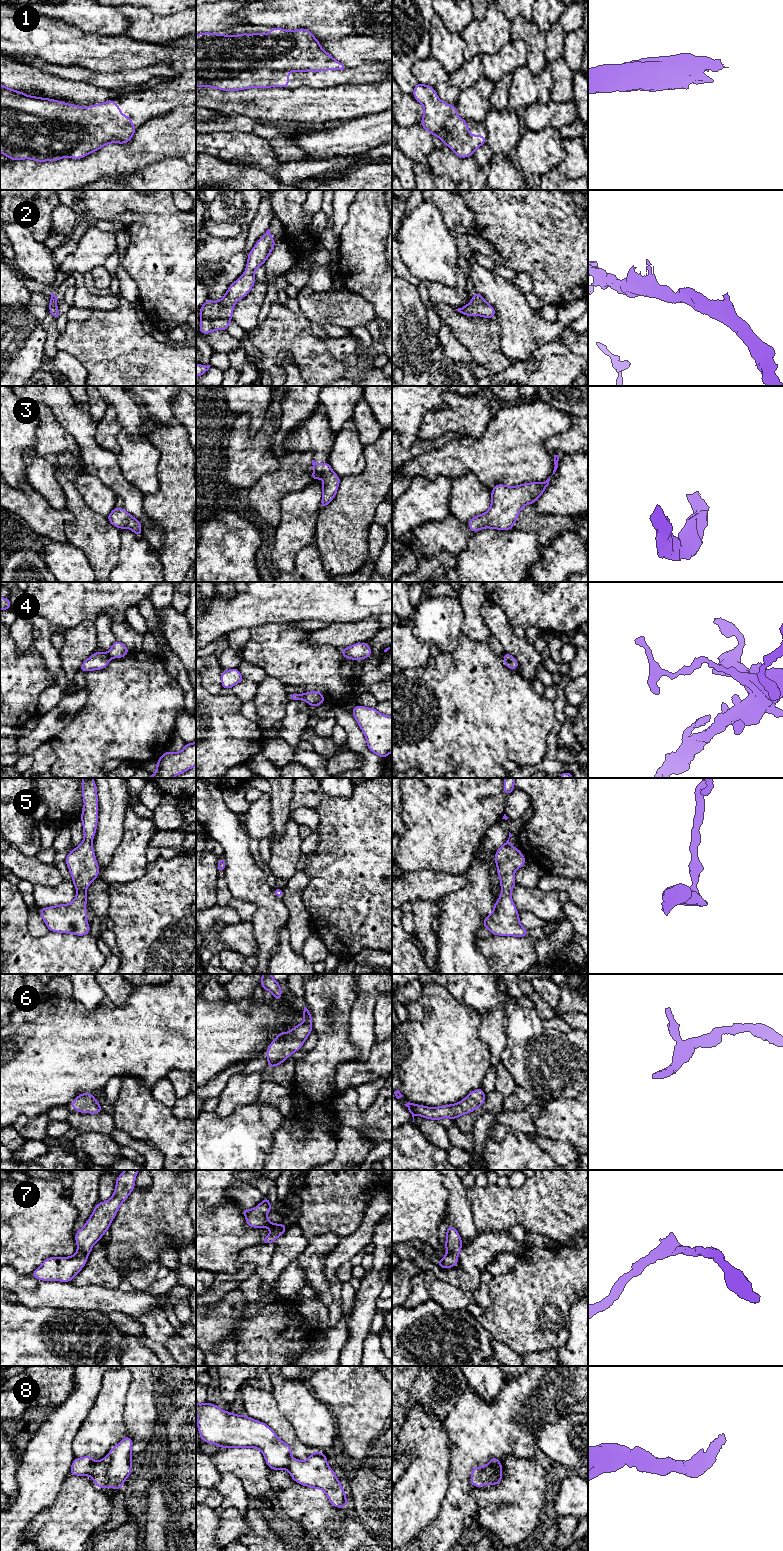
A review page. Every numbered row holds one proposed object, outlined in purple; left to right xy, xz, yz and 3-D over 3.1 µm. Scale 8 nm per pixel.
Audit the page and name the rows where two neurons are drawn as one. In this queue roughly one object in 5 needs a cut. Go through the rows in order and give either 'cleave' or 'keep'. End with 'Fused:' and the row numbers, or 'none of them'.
1: keep
2: keep
3: keep
4: cleave
5: keep
6: keep
7: keep
8: keep
Fused: 4

